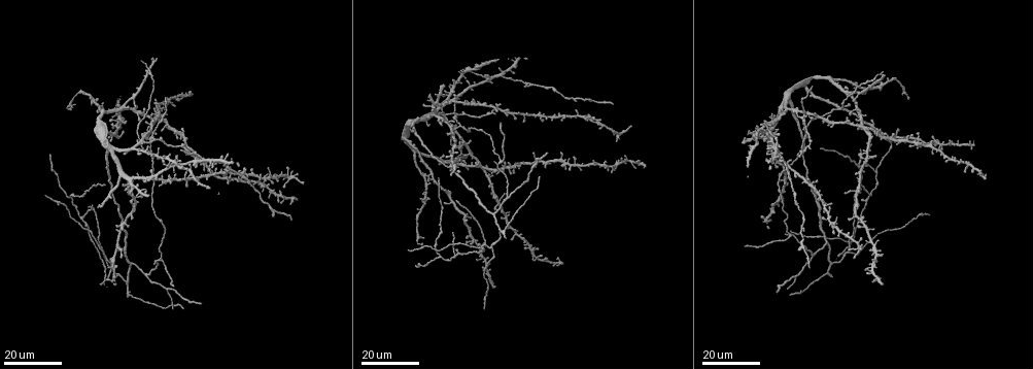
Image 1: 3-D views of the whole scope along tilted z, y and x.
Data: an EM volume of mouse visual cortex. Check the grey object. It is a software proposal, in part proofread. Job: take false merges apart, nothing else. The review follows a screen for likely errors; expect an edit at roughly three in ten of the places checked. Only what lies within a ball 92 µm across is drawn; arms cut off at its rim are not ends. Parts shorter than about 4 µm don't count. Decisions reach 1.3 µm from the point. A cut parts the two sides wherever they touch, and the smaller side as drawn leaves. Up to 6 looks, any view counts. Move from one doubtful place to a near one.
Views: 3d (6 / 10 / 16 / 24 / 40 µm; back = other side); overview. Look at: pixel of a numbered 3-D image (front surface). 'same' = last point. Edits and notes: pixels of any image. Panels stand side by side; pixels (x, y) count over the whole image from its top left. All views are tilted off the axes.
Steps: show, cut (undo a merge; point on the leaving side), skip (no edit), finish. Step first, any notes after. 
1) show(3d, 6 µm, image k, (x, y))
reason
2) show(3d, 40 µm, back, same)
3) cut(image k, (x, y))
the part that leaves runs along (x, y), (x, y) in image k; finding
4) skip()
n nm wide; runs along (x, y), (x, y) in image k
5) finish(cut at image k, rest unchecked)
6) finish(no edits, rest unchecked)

show(3d, 24 µm, image 1, (100, 256))
side arm on a straight run

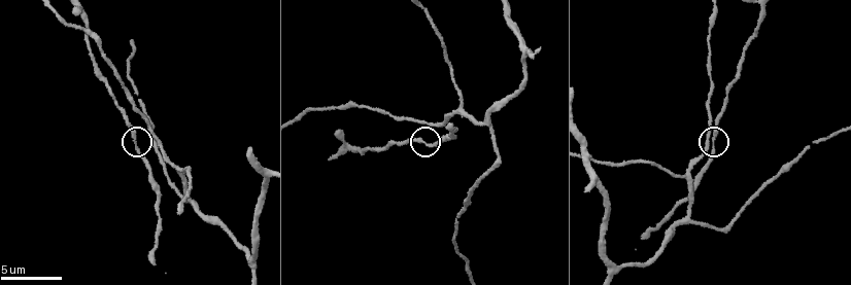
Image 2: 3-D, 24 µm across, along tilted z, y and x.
show(3d, 6 µm, image 2, (716, 135))

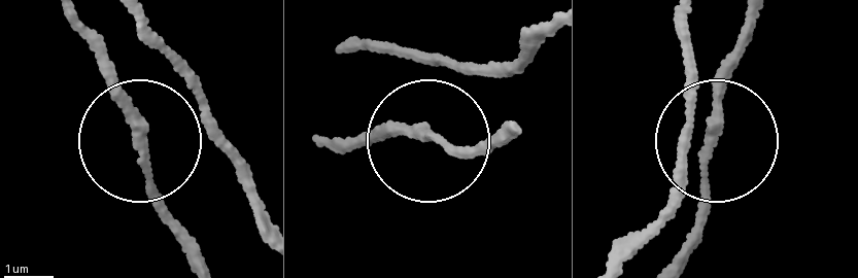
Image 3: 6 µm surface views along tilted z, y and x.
skip()
160 nm wide; runs along (261, 197), (213, 132), (145, 137), (150, 193), (177, 238) in image 3; continuous, no second cell

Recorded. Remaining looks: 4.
show(3d, 10 µm, image 2, (683, 177))

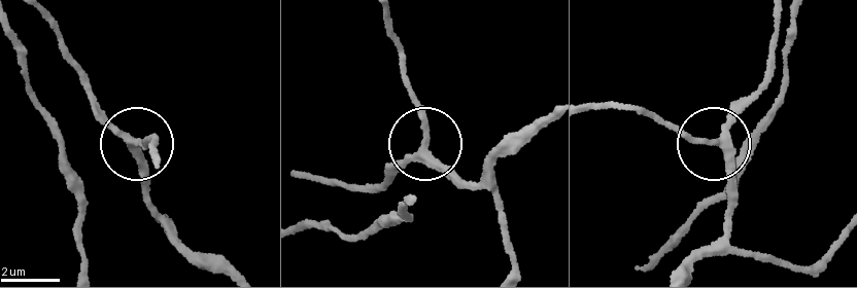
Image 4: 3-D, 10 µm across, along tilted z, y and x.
skip()
230 nm wide; runs along (695, 270), (724, 215), (724, 160), (639, 112) in image 4; continuous, no second cell

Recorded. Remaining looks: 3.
show(3d, 24 µm, image 1, (452, 255))
two arms in line, one across

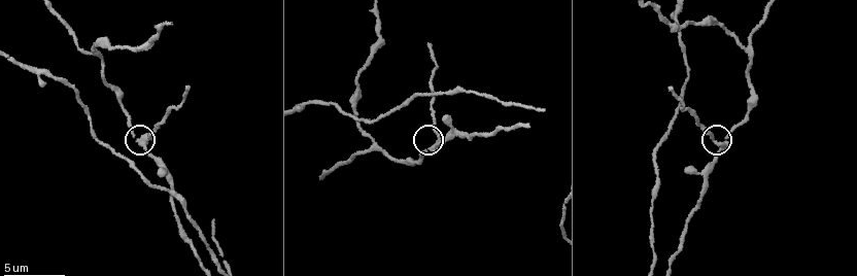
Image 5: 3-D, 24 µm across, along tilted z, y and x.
show(3d, 10 µm, image 5, (138, 139))

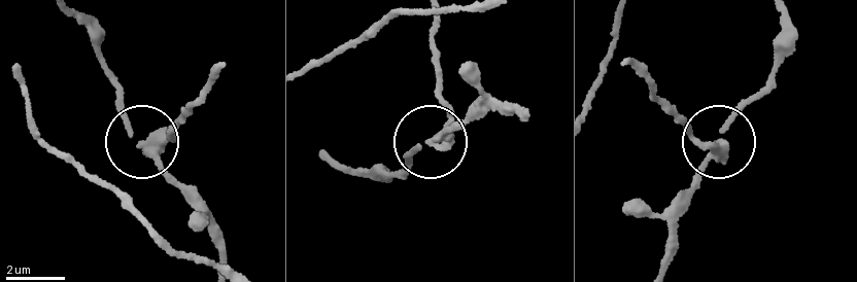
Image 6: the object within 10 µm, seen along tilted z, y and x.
cut(image 6, (170, 134))
260 nm wide; a second cell is stuck on

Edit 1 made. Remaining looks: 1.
finish(cut at image 6, rest unchecked)

